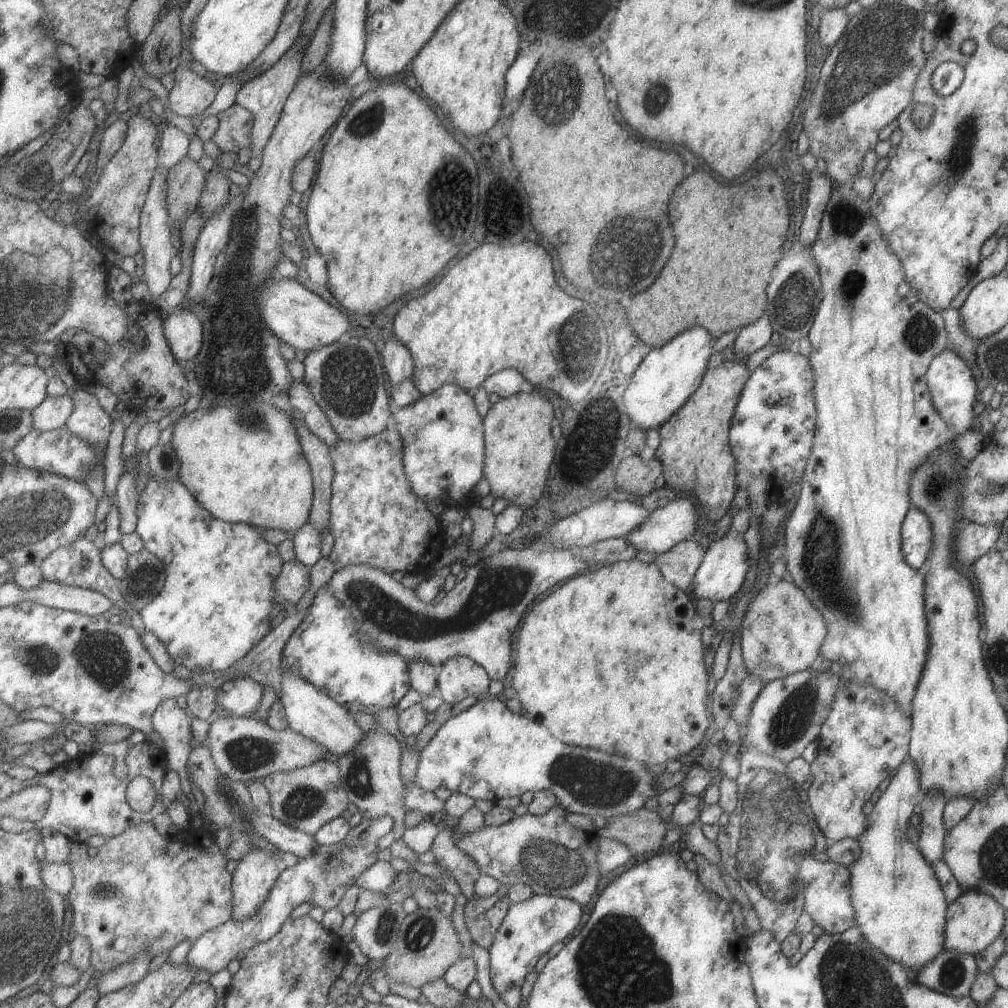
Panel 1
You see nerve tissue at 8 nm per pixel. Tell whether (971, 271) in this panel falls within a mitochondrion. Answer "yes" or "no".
no

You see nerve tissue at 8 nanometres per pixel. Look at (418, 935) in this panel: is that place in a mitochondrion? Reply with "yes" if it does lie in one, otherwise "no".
yes

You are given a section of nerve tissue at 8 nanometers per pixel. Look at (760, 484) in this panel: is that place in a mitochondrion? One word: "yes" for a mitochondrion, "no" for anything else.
no

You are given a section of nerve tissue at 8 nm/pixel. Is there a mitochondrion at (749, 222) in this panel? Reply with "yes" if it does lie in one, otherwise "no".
no

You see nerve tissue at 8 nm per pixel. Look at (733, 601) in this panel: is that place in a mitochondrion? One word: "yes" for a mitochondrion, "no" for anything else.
no

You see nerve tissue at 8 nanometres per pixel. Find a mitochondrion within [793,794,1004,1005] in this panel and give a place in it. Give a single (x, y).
(952, 974)

